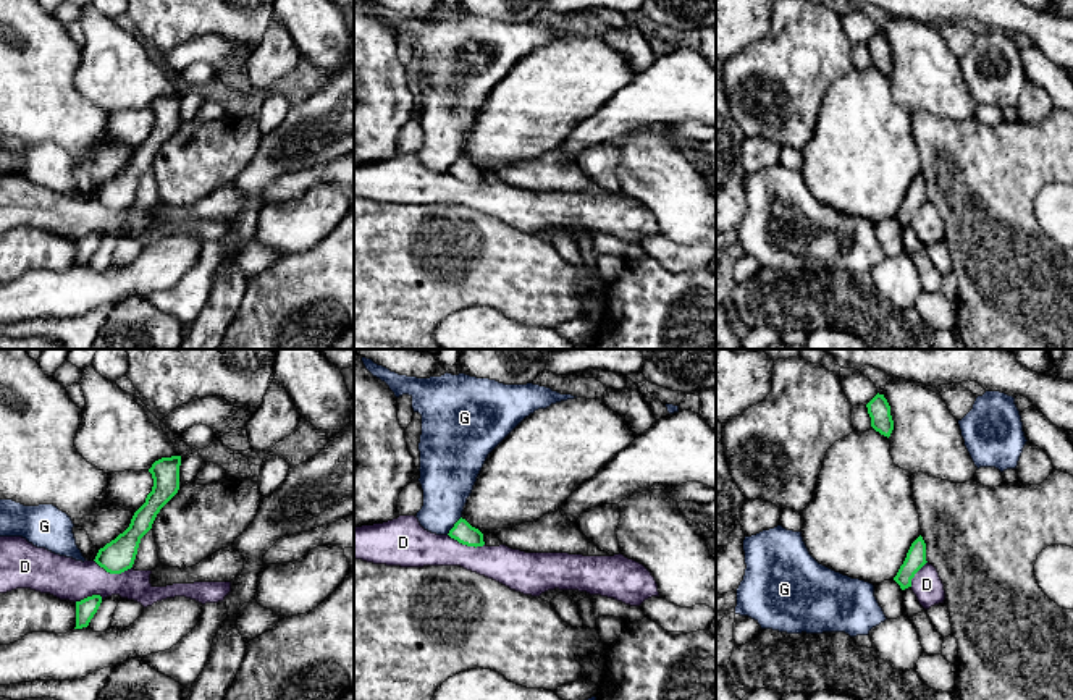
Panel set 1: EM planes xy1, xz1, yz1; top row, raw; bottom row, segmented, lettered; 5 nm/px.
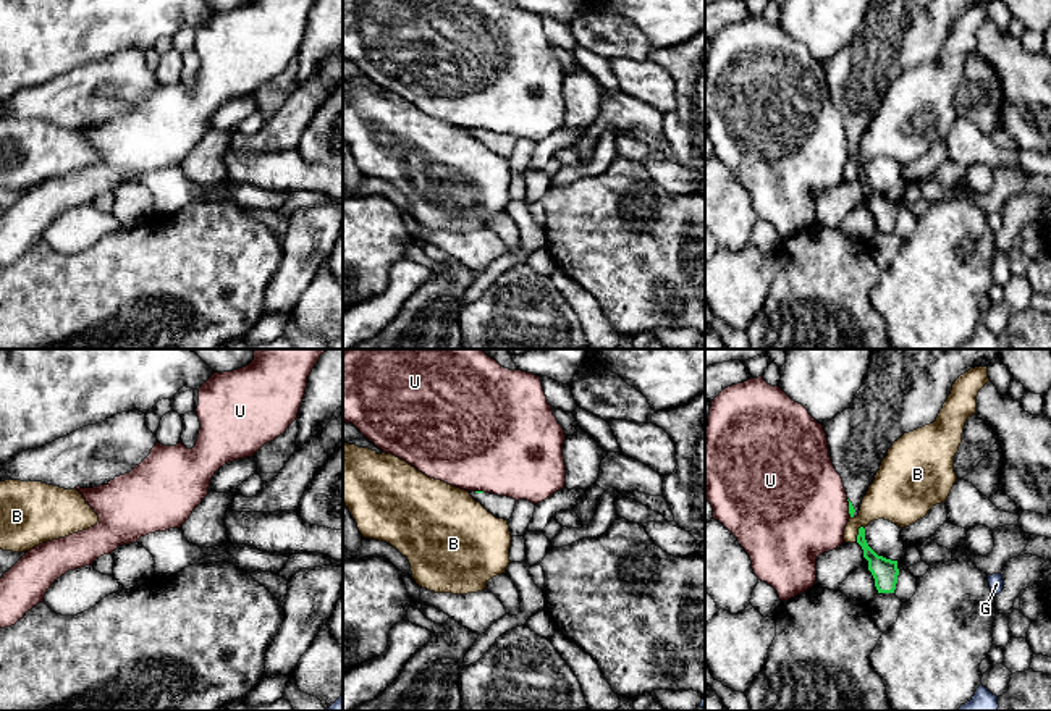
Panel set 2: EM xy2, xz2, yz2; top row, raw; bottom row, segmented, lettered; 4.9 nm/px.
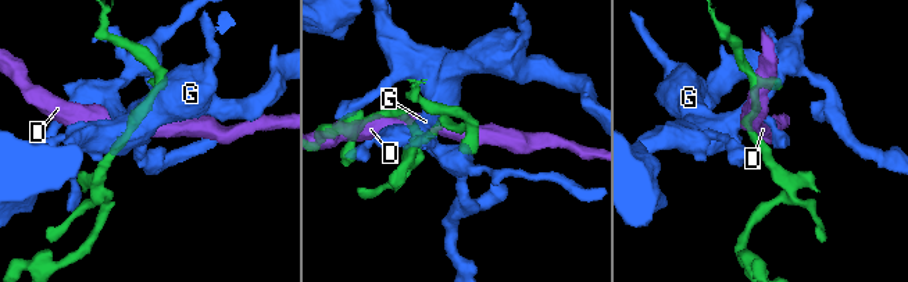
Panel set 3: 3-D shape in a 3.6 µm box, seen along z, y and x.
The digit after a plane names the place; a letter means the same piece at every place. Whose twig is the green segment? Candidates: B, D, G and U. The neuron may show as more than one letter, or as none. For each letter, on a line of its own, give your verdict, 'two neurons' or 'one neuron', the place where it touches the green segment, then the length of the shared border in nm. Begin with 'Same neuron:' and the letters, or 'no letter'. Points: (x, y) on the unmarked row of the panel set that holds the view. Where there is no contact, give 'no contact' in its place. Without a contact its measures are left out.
Same neuron: no letter
B: two neurons; contact yz2 (859, 172); length 90 nm
D: two neurons; contact xy1 (113, 210); length 200 nm
G: two neurons; contact xz1 (454, 164); length 120 nm
U: two neurons; contact yz2 (849, 146); length 90 nm

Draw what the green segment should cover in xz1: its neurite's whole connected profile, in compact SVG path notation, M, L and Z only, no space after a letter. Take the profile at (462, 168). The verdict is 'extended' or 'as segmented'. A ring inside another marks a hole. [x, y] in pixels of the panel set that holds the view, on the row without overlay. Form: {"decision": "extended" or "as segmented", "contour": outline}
{"decision": "as segmented", "contour": "M459 157L454 165L448 171L451 176L457 178L462 183L467 184L483 184L483 171L472 165L465 157Z"}

